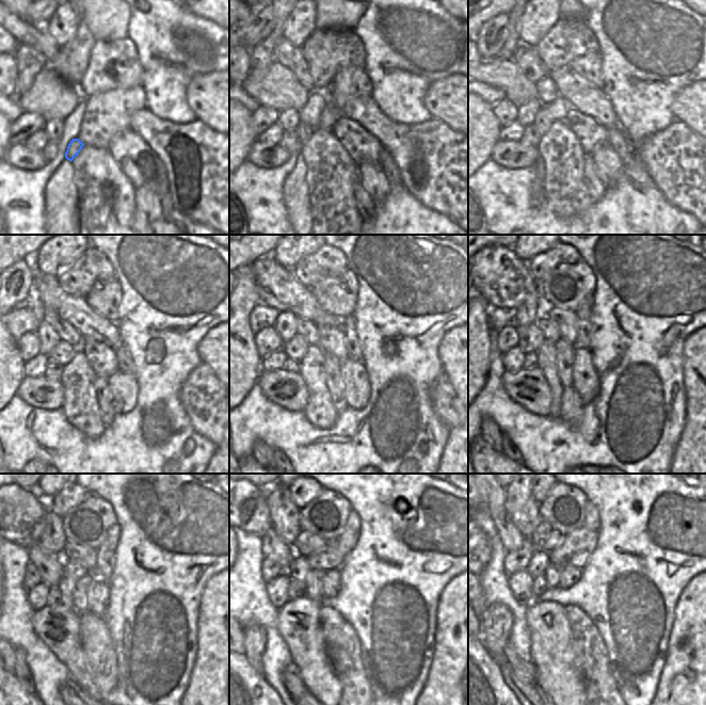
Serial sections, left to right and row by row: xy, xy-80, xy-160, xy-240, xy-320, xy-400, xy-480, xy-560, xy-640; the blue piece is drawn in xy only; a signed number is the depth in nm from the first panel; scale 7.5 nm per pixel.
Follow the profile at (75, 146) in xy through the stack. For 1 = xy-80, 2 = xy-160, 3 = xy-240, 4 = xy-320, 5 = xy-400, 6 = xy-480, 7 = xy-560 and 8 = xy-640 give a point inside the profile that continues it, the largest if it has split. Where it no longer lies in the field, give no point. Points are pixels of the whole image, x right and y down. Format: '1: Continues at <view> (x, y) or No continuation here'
1: Continues at xy-80 (304, 131)
2: Continues at xy-160 (542, 123)
3: Continues at xy-240 (62, 353)
4: Continues at xy-320 (295, 348)
5: Continues at xy-400 (530, 337)
6: Continues at xy-480 (50, 565)
7: Continues at xy-560 (272, 547)
8: Continues at xy-640 (493, 495)

